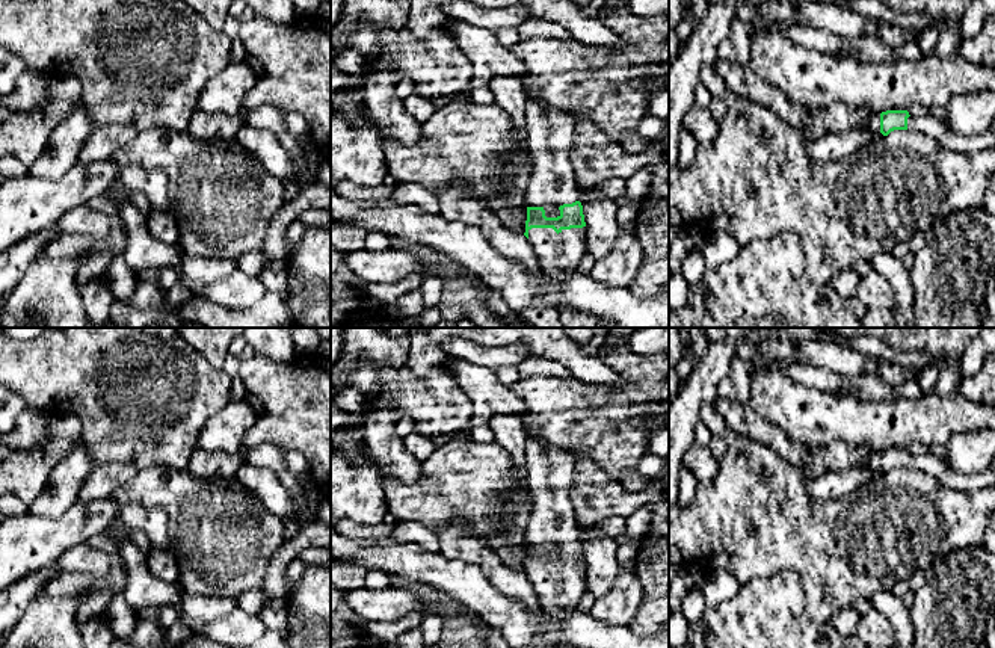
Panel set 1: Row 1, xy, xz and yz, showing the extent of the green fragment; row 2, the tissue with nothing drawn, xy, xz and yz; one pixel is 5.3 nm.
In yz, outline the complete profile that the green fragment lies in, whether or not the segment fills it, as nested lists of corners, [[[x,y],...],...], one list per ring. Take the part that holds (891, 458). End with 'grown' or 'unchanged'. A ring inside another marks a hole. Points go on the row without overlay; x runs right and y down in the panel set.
[[[886,449],[880,453],[870,453],[859,468],[882,471],[883,474],[894,468],[910,468],[933,474],[947,488],[969,492],[995,485],[995,459],[984,471],[971,476],[954,470],[930,453],[913,456],[907,449]]]; grown

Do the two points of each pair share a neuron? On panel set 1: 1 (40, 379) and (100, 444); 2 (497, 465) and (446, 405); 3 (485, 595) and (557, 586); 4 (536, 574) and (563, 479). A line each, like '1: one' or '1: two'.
1: one
2: two
3: two
4: one

